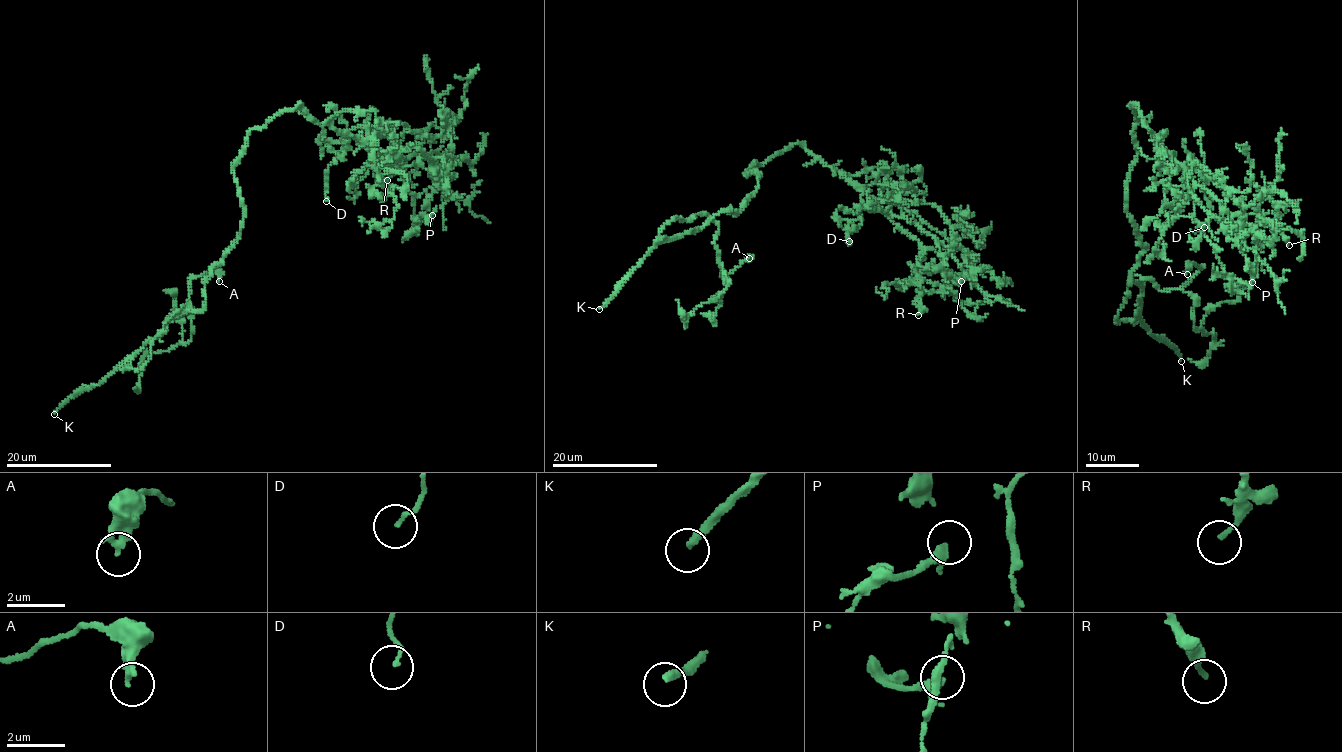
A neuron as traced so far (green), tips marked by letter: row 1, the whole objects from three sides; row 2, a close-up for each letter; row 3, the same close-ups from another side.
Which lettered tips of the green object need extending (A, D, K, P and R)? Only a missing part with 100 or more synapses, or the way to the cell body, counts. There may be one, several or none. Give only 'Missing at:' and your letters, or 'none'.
Missing at: K

